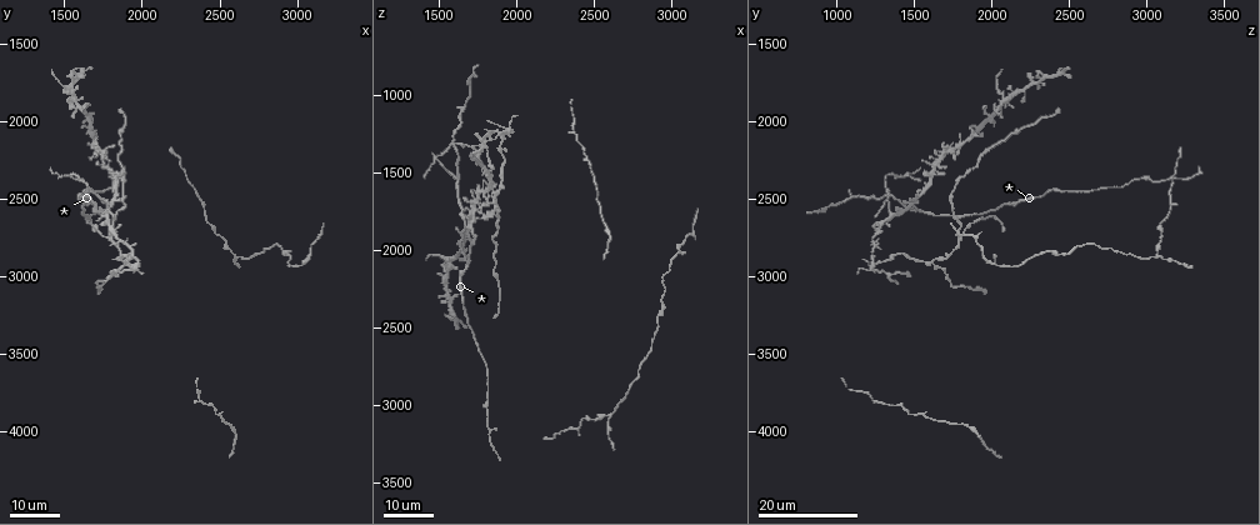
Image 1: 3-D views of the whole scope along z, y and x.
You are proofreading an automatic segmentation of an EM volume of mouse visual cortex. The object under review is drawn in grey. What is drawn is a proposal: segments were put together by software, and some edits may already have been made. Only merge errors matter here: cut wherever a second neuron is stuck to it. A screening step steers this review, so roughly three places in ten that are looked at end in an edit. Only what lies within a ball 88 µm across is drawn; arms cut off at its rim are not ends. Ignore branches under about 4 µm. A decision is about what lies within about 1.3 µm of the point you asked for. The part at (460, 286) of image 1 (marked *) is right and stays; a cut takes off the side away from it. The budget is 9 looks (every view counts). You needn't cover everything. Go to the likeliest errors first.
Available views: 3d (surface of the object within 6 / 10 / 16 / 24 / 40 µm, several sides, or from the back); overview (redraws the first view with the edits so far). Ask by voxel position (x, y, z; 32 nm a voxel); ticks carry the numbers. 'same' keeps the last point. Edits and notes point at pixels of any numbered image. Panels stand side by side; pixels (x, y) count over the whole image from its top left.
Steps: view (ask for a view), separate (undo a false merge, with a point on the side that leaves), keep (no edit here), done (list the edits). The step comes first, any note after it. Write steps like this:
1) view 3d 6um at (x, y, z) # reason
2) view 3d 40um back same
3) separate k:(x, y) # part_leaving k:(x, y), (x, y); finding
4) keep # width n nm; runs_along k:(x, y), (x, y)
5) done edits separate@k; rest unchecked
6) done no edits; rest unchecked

view 3d 16um at (1780, 2620, 1360) # four or more arms meet

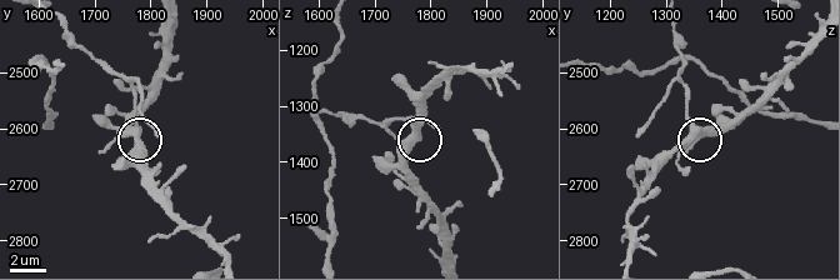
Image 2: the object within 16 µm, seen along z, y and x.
view 3d 10um at (1770, 2600, 1350)

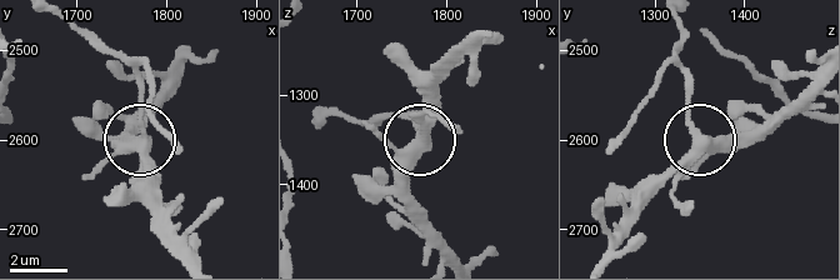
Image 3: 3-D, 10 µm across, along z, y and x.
view 3d 6um at (1770, 2600, 1355)

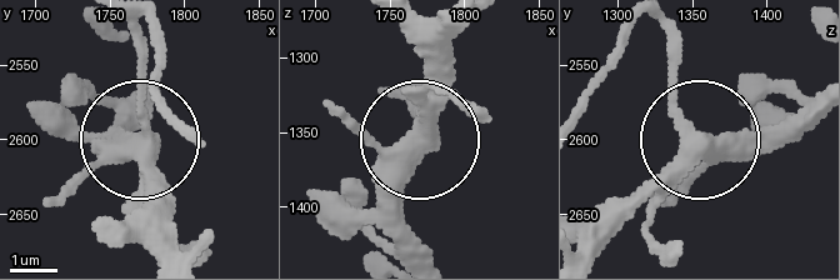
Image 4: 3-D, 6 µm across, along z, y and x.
separate 4:(134, 38) # arms 4; part_leaving 4:(136, 103), (125, 23); a second neuron is stuck on

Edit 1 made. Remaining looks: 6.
view overview

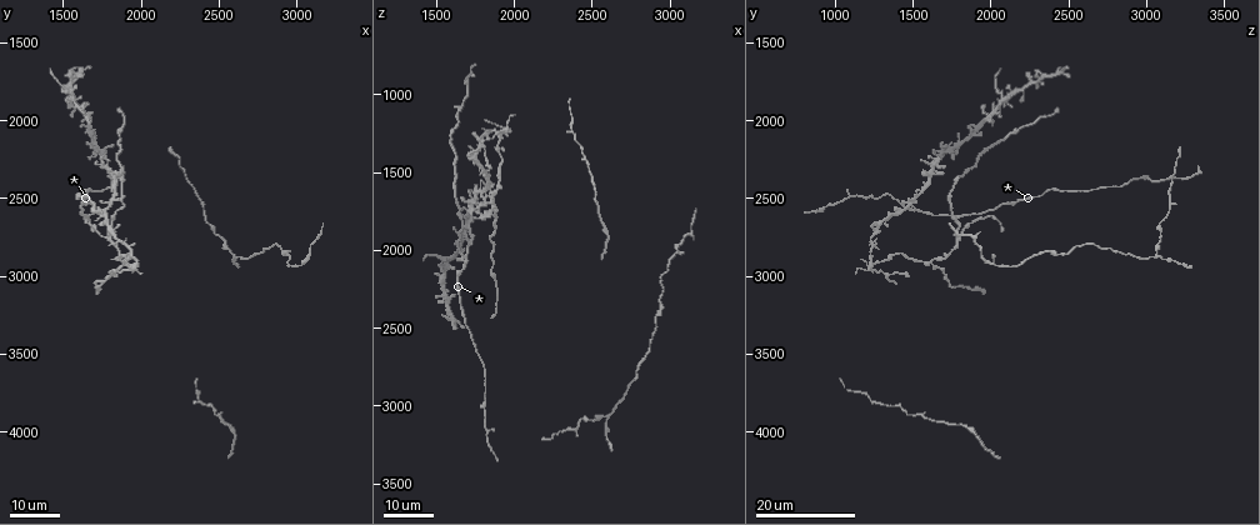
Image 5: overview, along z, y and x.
view 3d 16um at (2580, 2860, 3080) # arms part here

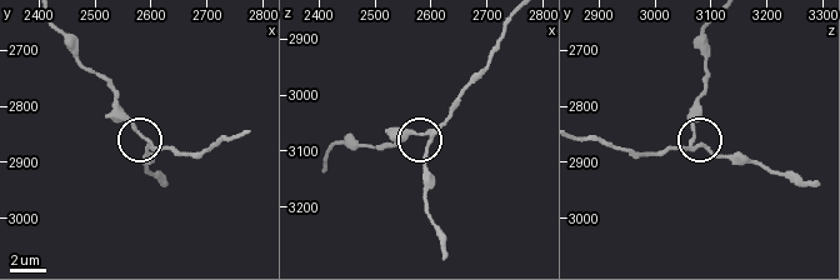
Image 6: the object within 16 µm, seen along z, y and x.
view 3d 6um at (2595, 2870, 3080) # closer look

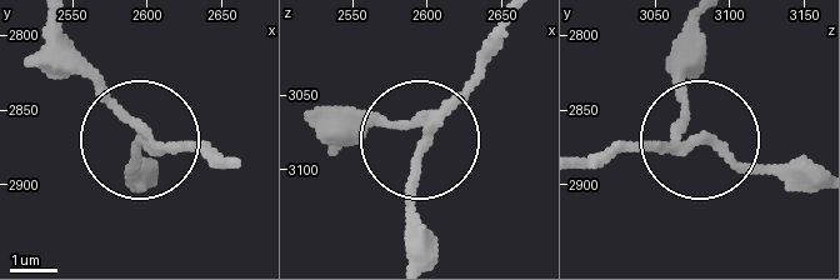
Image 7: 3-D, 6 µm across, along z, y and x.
separate 7:(96, 95) # width 190 nm; part_leaving 7:(143, 130), (64, 26); a second neuron is stuck on

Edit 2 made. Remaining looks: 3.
view 3d 24um at (3040, 2920, 2020) # thick turns thin

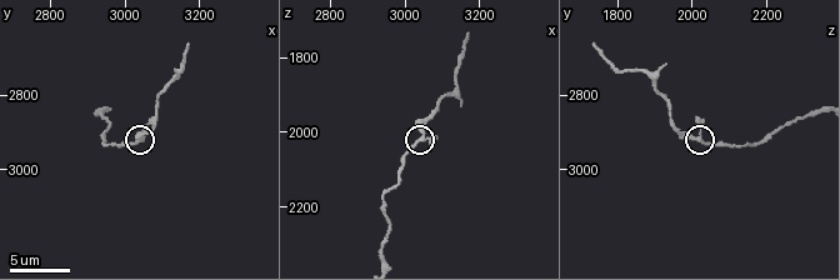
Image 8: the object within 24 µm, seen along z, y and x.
view 3d 6um at (3040, 2920, 2030)

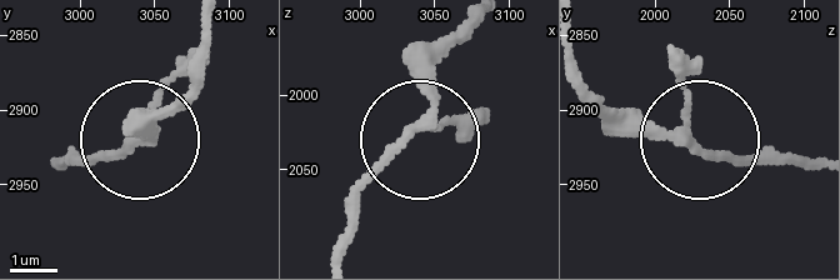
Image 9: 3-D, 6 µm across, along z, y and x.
keep # width 190 nm; runs_along 9:(336, 256), (351, 196), (428, 100), (439, 45); all the same neuron

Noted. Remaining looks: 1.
done edits separate@4, separate@7; rest unchecked

